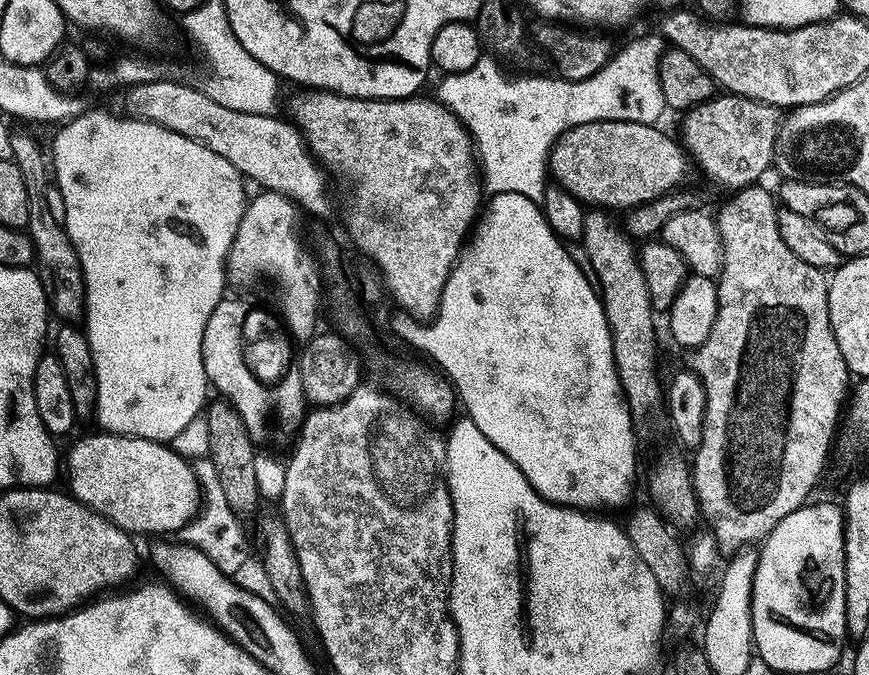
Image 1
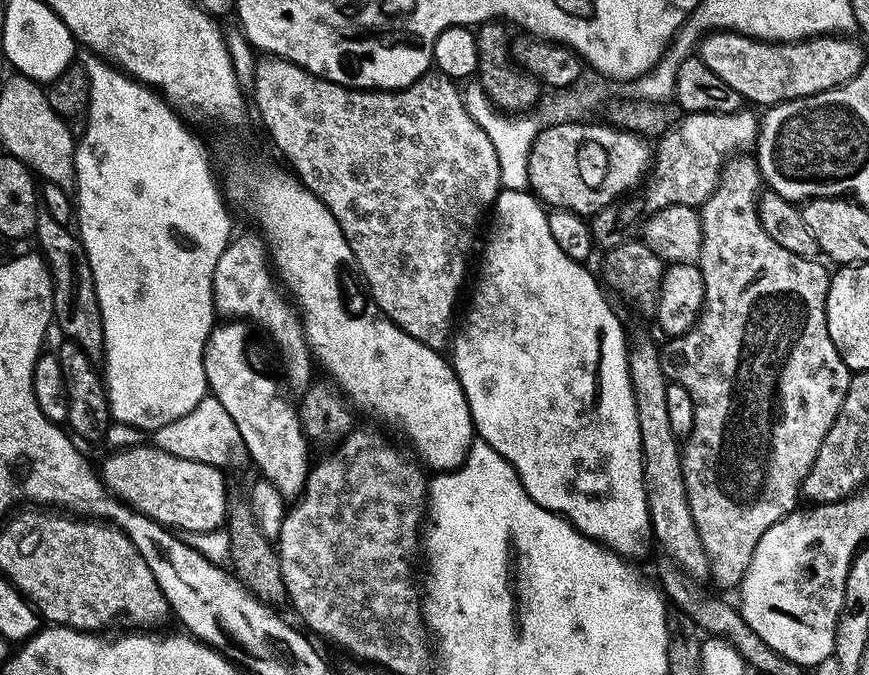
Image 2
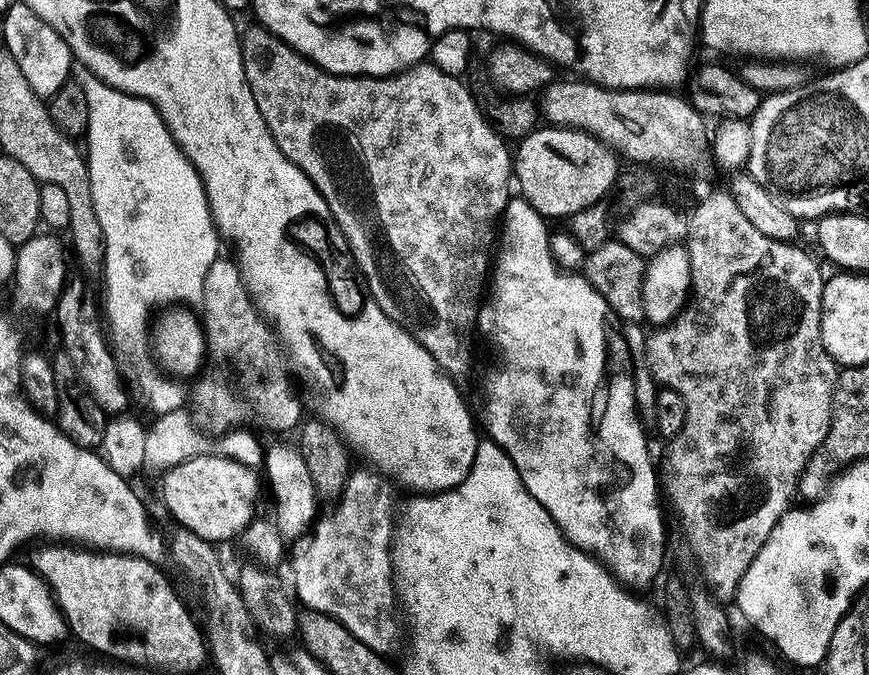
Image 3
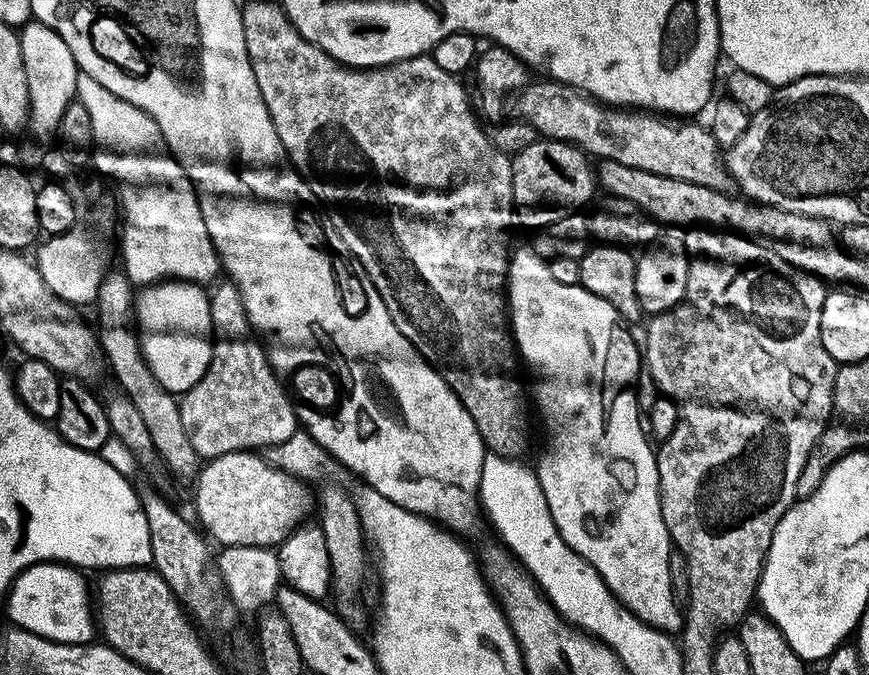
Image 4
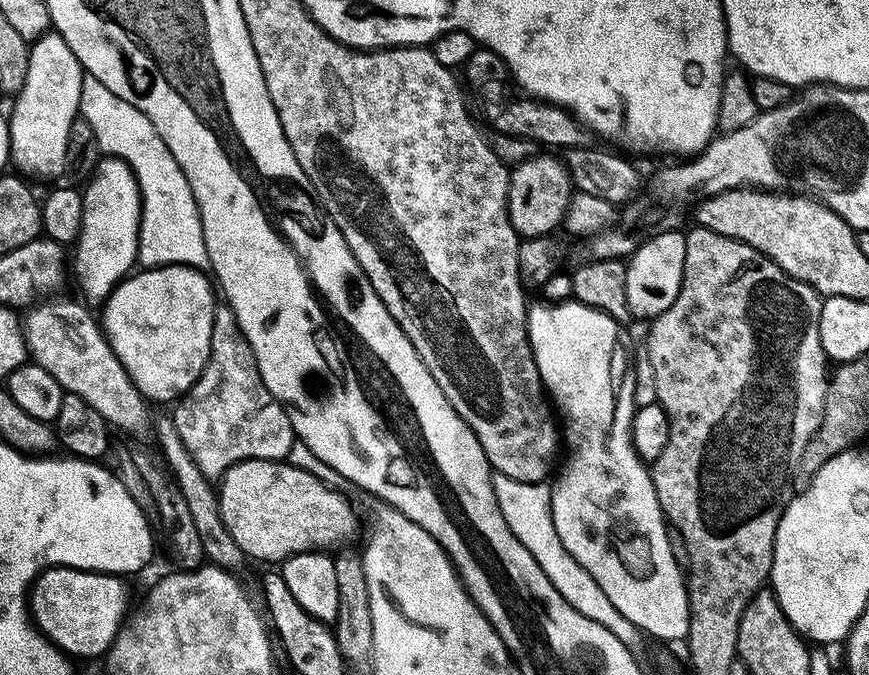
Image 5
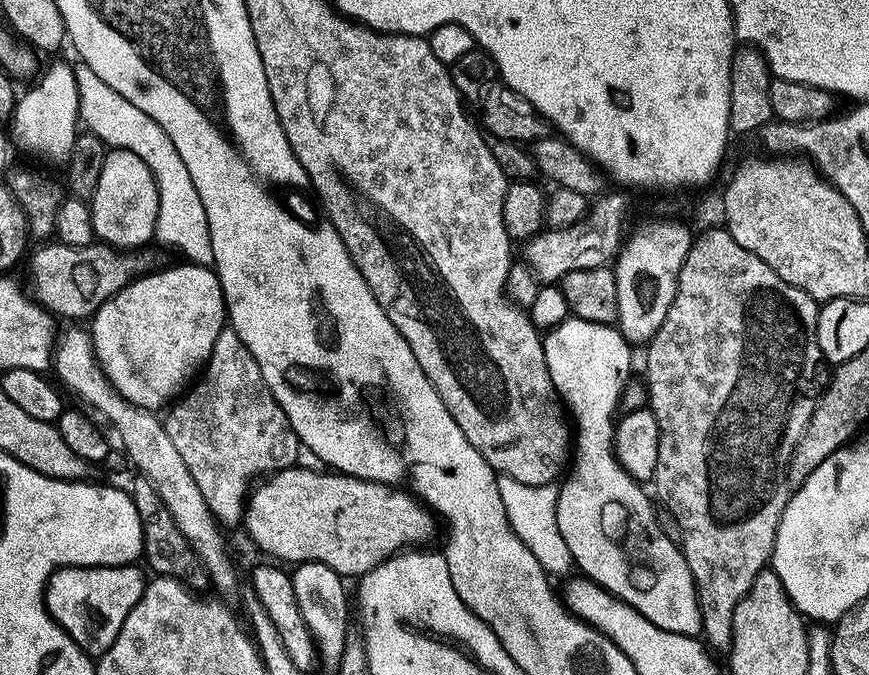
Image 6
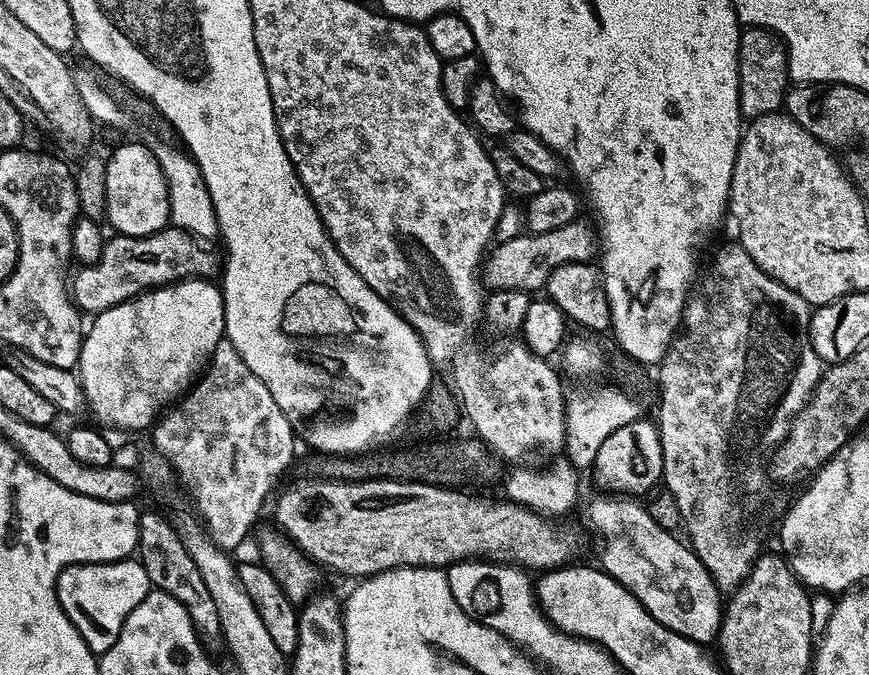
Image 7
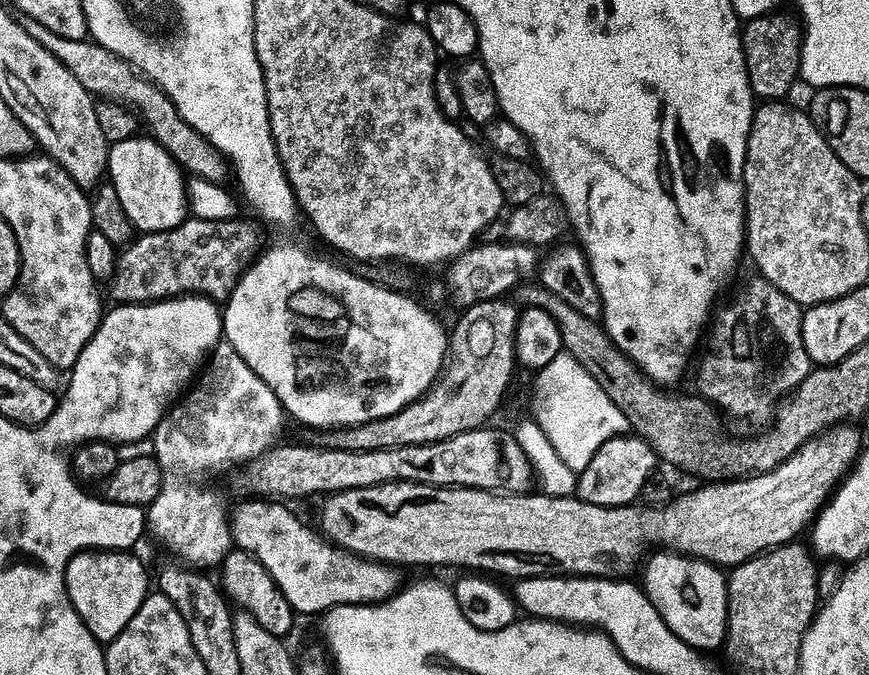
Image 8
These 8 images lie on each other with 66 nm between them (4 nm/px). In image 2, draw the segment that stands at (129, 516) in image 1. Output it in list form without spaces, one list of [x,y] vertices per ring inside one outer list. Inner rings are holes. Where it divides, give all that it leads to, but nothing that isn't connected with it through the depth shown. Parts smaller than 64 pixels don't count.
[[[155,446],[128,448],[125,452],[114,453],[105,462],[102,473],[104,484],[117,500],[164,528],[184,534],[218,532],[225,527],[230,493],[224,476],[219,468],[172,457]]]

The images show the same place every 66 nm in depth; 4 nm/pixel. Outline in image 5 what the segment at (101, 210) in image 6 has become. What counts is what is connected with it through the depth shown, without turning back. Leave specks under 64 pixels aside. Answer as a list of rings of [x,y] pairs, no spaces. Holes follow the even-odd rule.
[[[115,158],[101,159],[91,177],[92,185],[84,196],[84,225],[80,231],[80,239],[75,245],[76,280],[80,288],[88,292],[87,303],[100,304],[116,288],[116,280],[120,280],[135,265],[140,251],[140,223],[144,213],[144,199],[140,197],[140,183],[132,172],[132,167],[124,160]]]

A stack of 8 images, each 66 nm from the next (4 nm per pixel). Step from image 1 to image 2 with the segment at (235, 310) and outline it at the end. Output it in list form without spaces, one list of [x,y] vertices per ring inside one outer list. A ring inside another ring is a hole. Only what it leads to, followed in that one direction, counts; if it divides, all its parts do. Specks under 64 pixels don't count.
[[[229,321],[221,323],[213,329],[204,353],[209,391],[211,395],[220,400],[226,412],[230,414],[230,418],[234,420],[238,433],[242,434],[246,450],[251,456],[251,463],[256,468],[260,467],[259,475],[272,483],[284,496],[285,501],[292,502],[304,495],[304,488],[308,485],[310,441],[304,434],[304,425],[300,422],[300,413],[297,407],[294,404],[292,406],[284,398],[276,381],[268,378],[269,375],[252,368],[248,356],[250,344],[248,328],[249,325],[243,321]]]

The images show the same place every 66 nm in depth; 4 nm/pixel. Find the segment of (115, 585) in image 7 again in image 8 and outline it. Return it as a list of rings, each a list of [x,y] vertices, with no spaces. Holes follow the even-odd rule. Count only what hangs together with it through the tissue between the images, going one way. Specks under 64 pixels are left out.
[[[80,552],[68,564],[66,590],[72,608],[82,618],[84,630],[101,644],[109,646],[129,626],[150,595],[148,572],[138,557],[128,552]]]

